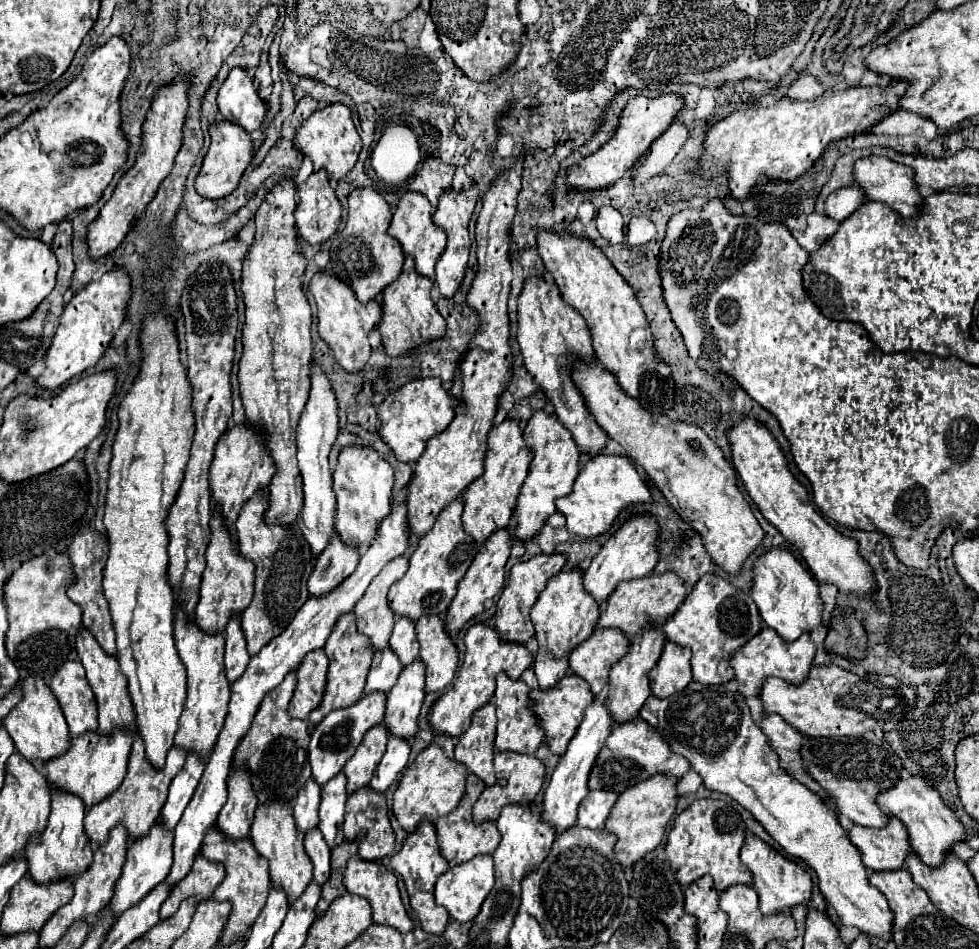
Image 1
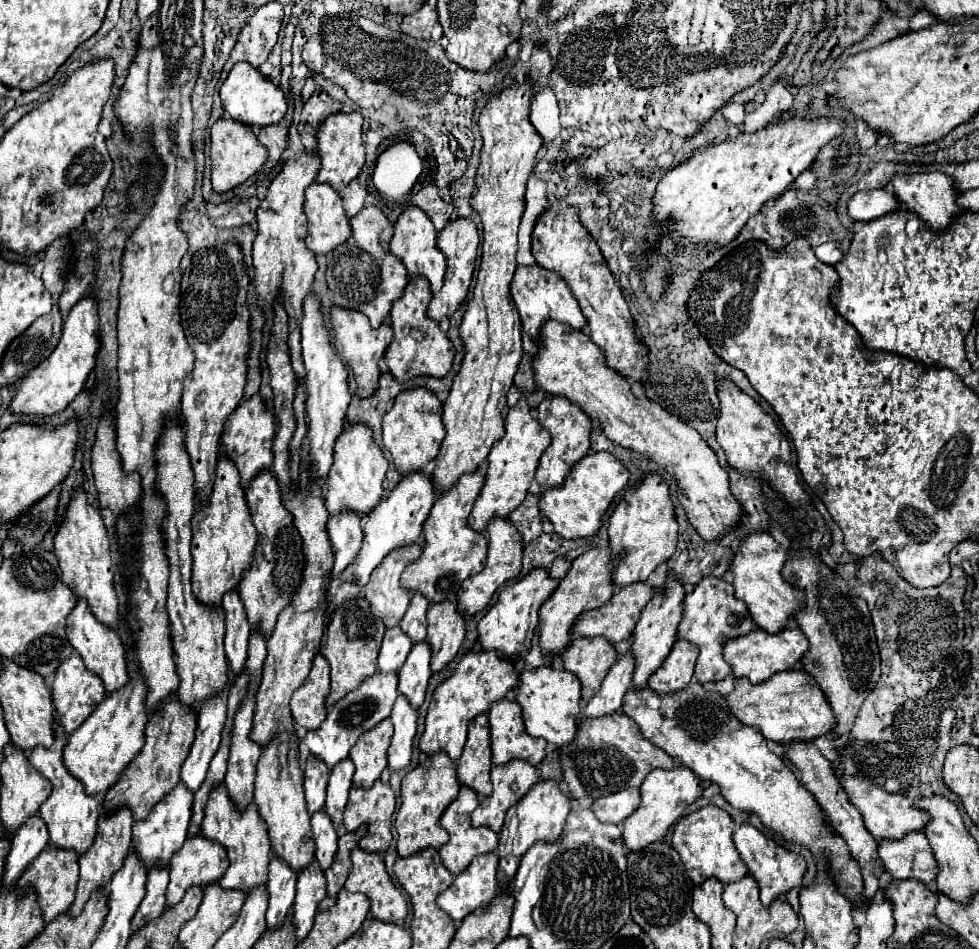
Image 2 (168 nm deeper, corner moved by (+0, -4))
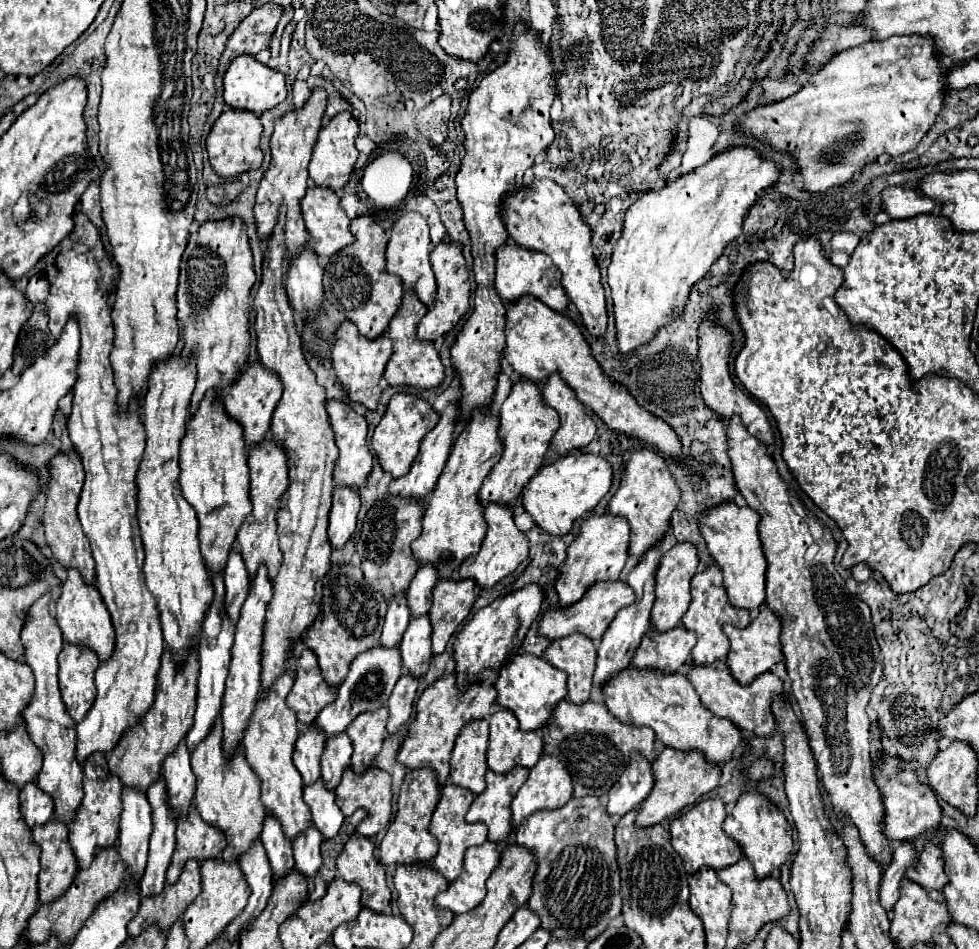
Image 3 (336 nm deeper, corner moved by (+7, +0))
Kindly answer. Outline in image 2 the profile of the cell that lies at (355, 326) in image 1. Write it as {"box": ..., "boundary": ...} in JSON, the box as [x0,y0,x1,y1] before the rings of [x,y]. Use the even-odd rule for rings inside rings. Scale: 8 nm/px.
{"box":[330,306,394,398],"boundary":[[[334,306],[332,308],[332,322],[330,326],[334,328],[334,346],[338,356],[352,368],[354,372],[354,380],[358,384],[356,394],[360,398],[370,398],[374,396],[374,392],[378,390],[378,378],[380,378],[380,368],[378,368],[378,360],[384,356],[386,348],[390,346],[394,332],[392,326],[386,322],[382,328],[374,330],[370,328],[370,322],[366,320],[366,316],[362,316],[360,312],[346,312],[344,308]]]}

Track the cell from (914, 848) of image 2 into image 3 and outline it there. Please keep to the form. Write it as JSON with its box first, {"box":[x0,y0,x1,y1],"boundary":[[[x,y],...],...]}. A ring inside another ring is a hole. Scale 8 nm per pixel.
{"box":[905,844,947,890],"boundary":[[[925,844],[923,850],[917,852],[915,866],[907,868],[905,876],[927,890],[941,890],[947,884],[941,850],[935,844]]]}

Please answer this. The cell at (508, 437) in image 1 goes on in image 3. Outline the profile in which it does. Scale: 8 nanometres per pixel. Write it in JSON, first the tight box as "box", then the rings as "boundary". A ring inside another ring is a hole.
{"box":[479,380,559,506],"boundary":[[[519,380],[513,384],[507,400],[501,406],[501,426],[499,426],[499,440],[503,442],[501,460],[491,468],[489,476],[483,480],[479,490],[479,502],[485,504],[501,504],[509,506],[515,500],[523,486],[537,474],[543,464],[543,456],[549,448],[549,440],[555,436],[559,428],[559,416],[553,408],[545,406],[539,394],[539,386],[531,380]]]}

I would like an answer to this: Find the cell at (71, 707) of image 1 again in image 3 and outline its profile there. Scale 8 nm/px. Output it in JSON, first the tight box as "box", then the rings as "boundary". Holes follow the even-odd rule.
{"box":[59,644,97,722],"boundary":[[[65,644],[59,654],[59,690],[75,722],[85,718],[97,696],[93,682],[97,666],[97,654],[85,646]]]}

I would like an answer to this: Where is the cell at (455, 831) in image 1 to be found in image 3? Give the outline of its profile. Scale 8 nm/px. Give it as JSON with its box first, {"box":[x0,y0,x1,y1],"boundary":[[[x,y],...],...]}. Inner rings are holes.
{"box":[431,784,487,882],"boundary":[[[447,784],[441,792],[441,800],[433,812],[433,818],[431,818],[431,834],[439,840],[439,852],[437,856],[431,860],[431,864],[449,880],[453,882],[461,870],[463,870],[463,856],[465,850],[469,846],[475,846],[475,844],[483,844],[487,840],[487,826],[483,822],[477,822],[477,824],[467,824],[465,822],[465,814],[467,814],[467,808],[471,806],[473,802],[473,792],[469,792],[467,788],[461,788],[461,786],[455,786],[455,784]]]}

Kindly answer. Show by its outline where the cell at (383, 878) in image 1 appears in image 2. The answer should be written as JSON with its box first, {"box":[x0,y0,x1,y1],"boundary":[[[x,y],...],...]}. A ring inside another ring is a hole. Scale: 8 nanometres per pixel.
{"box":[346,848,408,926],"boundary":[[[354,848],[352,850],[352,868],[350,868],[350,874],[348,874],[348,880],[346,880],[346,890],[352,890],[352,892],[362,892],[370,898],[372,902],[372,916],[382,920],[382,922],[392,922],[392,924],[398,924],[398,926],[404,926],[404,918],[408,914],[408,908],[406,908],[406,900],[402,896],[402,892],[394,886],[390,874],[386,872],[386,866],[384,866],[384,860],[382,856],[378,854],[370,854],[370,852],[364,852],[362,848]]]}

